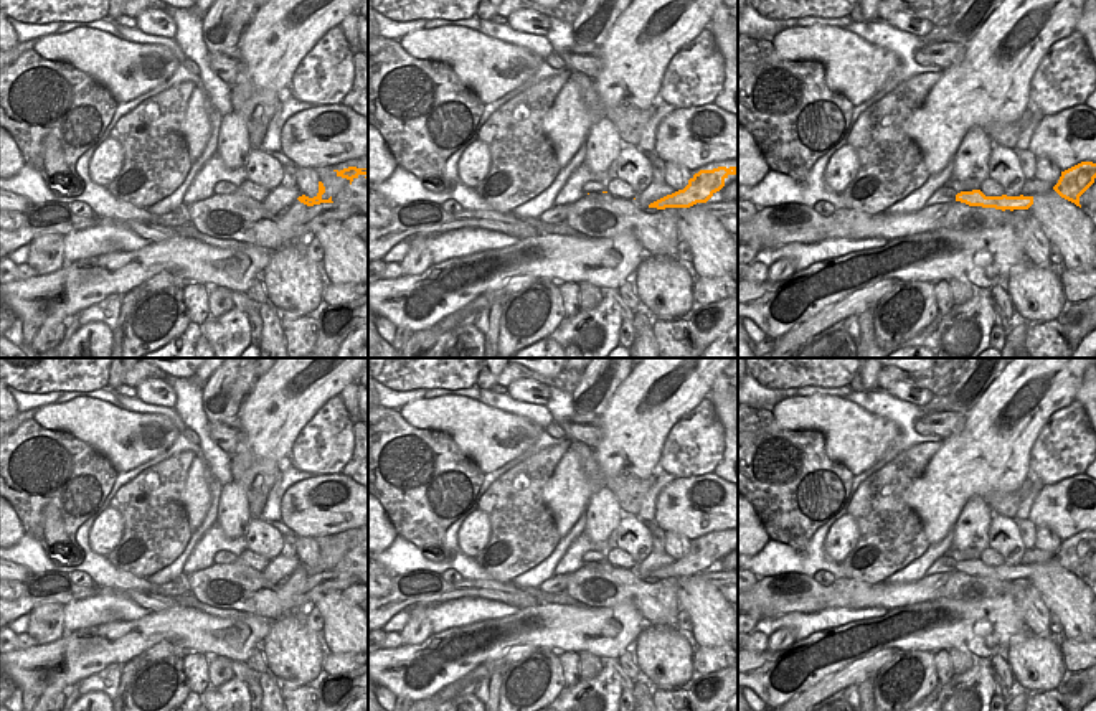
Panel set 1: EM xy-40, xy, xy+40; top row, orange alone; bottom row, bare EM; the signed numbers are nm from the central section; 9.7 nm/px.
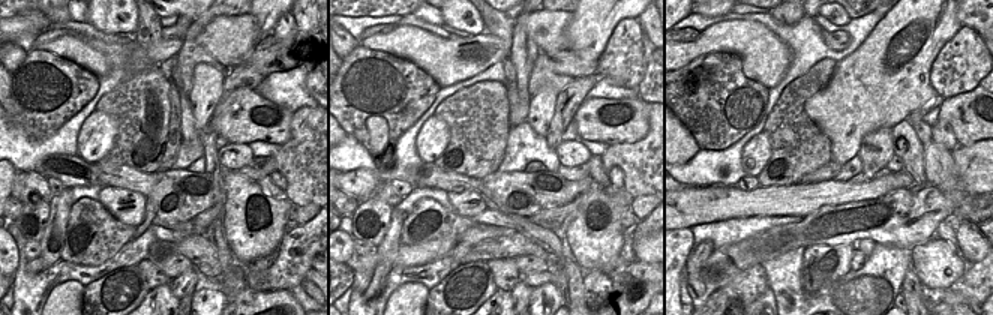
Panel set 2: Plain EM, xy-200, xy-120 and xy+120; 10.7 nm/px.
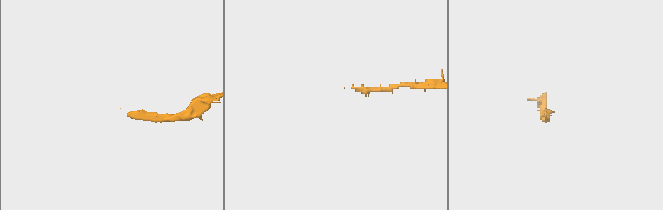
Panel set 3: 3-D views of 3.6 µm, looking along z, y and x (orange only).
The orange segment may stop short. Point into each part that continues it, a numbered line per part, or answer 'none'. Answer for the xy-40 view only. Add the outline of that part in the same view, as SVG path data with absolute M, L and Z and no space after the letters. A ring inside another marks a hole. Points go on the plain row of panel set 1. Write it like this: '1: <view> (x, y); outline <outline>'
none

